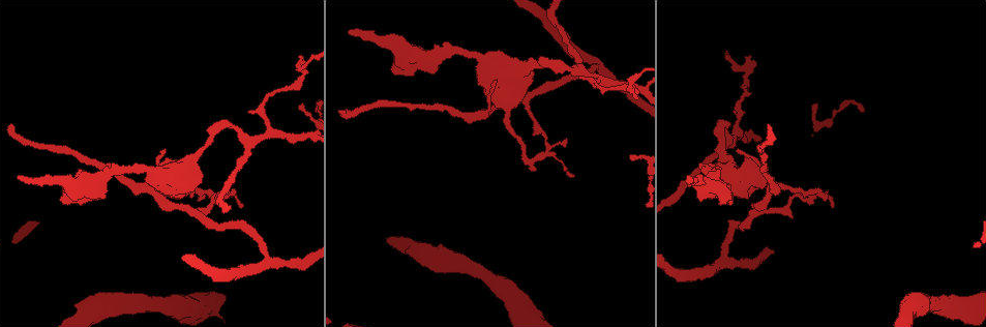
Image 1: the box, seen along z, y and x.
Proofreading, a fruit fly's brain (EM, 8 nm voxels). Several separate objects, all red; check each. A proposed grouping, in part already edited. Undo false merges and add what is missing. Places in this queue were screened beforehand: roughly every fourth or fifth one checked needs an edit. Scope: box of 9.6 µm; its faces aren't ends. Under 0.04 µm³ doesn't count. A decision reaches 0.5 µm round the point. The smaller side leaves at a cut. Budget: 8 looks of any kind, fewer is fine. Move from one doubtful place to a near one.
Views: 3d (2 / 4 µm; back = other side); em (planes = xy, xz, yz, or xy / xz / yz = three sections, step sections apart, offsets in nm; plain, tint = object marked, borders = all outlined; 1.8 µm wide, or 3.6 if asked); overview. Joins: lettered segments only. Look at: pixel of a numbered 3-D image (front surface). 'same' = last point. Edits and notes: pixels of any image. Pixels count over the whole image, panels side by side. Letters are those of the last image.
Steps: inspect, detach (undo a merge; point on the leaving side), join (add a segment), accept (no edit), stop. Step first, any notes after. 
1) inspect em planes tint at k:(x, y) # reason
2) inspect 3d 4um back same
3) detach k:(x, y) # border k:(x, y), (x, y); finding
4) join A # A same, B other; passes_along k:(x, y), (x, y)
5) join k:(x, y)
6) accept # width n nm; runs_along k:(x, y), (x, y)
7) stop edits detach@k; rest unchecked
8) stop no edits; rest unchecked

inspect 3d 4um at 1:(580, 70) # three arms meet

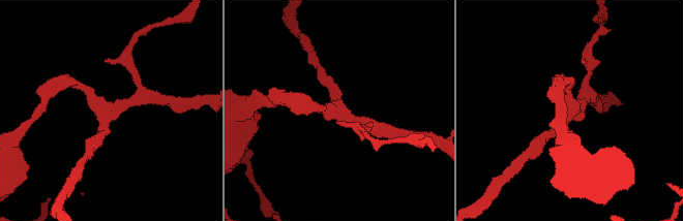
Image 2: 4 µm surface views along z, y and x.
inspect em planes tint at 2:(103, 111) # arms 3; arm_widths 200, 200, 220 nm; now the EM

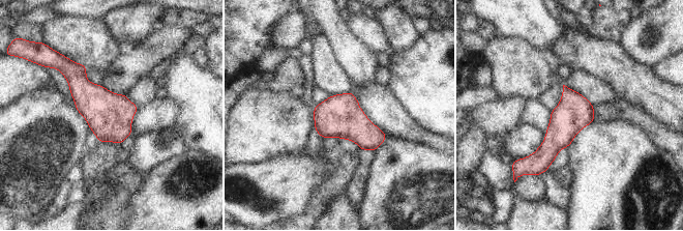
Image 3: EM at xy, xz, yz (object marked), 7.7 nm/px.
inspect em planes borders same # see the neighbours

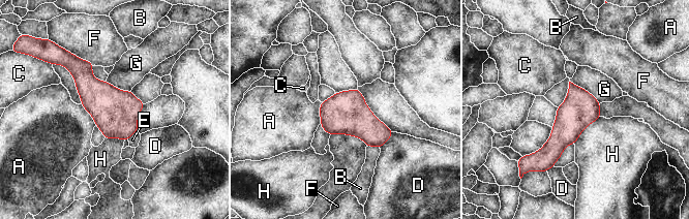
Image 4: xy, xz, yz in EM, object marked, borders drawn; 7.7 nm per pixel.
accept # longest_contact H 300 nm; A other, B other, C other, D other, E other, F other, G other, H other; border 4:(600, 116), (580, 133), (574, 144); continuous, no second neuron

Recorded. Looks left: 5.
inspect 3d 4um at 1:(421, 56) # thick turns thin

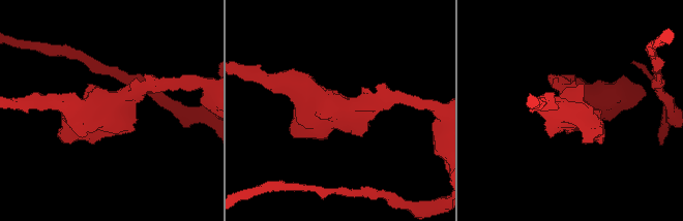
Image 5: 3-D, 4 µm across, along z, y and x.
inspect em xz step 4 tint at 5:(340, 105) # now the EM

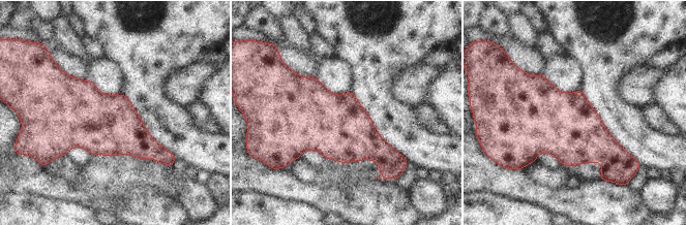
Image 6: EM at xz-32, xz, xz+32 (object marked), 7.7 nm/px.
inspect em planes borders same

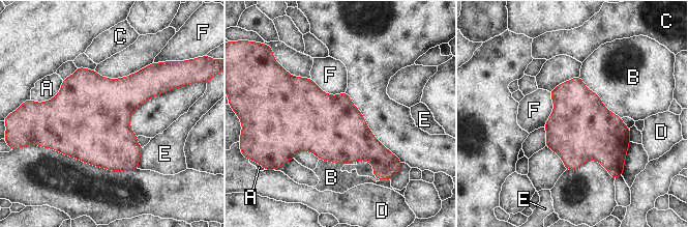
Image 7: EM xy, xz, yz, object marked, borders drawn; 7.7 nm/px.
accept # width 500 nm; longest_contact B 460 nm; A other, B other, C other, D other, E other, F other; one neuron here

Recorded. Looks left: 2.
inspect 3d 4um at 1:(517, 73) # calibre changes

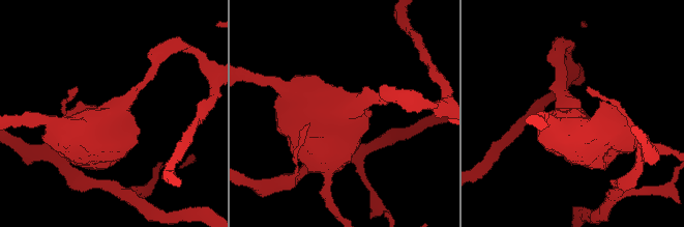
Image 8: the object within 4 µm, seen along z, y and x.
inspect em 3.6um planes borders at 8:(343, 113)

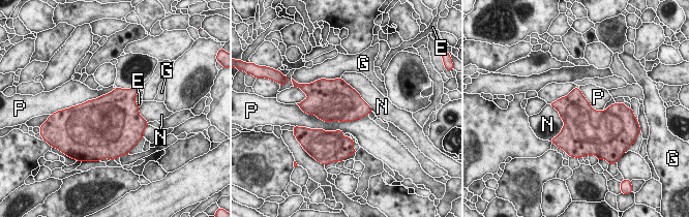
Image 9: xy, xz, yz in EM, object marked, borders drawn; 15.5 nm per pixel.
accept # width 500 nm; E other, G other, N other, P other; border 9:(311, 114), (324, 121), (368, 115); continuous, no second neuron

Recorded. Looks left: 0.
stop no edits; rest unchecked

